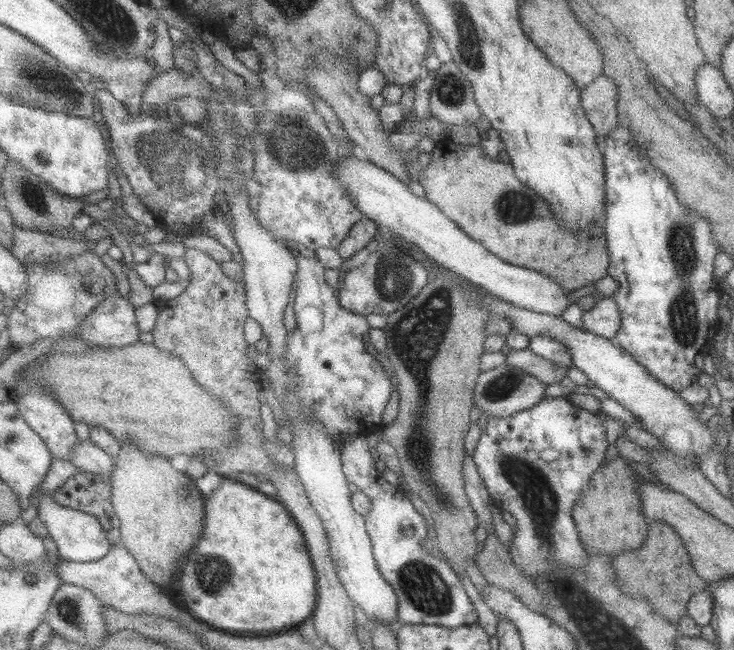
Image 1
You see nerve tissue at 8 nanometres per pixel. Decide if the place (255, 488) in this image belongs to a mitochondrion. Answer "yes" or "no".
no

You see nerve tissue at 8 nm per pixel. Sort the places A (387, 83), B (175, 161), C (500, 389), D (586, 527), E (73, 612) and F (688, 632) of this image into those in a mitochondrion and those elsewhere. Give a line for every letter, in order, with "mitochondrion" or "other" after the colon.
A: other
B: mitochondrion
C: mitochondrion
D: other
E: mitochondrion
F: other

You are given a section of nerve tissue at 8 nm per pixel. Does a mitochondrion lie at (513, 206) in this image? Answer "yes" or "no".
yes

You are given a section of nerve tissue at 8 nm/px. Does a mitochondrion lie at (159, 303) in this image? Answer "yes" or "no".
no

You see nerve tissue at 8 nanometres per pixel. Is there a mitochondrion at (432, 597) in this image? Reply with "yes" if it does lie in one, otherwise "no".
yes

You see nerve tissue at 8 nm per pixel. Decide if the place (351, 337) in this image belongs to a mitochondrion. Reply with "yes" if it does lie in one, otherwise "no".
no

